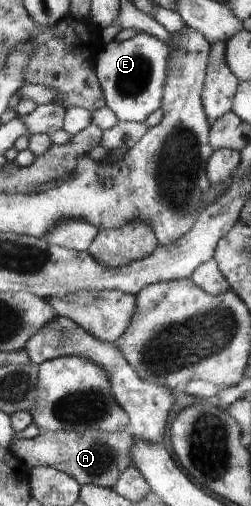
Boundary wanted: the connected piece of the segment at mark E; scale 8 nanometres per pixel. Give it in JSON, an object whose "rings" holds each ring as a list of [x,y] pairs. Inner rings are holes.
{"rings":[[[138,32],[125,42],[113,41],[102,46],[95,67],[109,105],[120,120],[146,122],[163,106],[169,74],[171,48],[158,38]]]}

